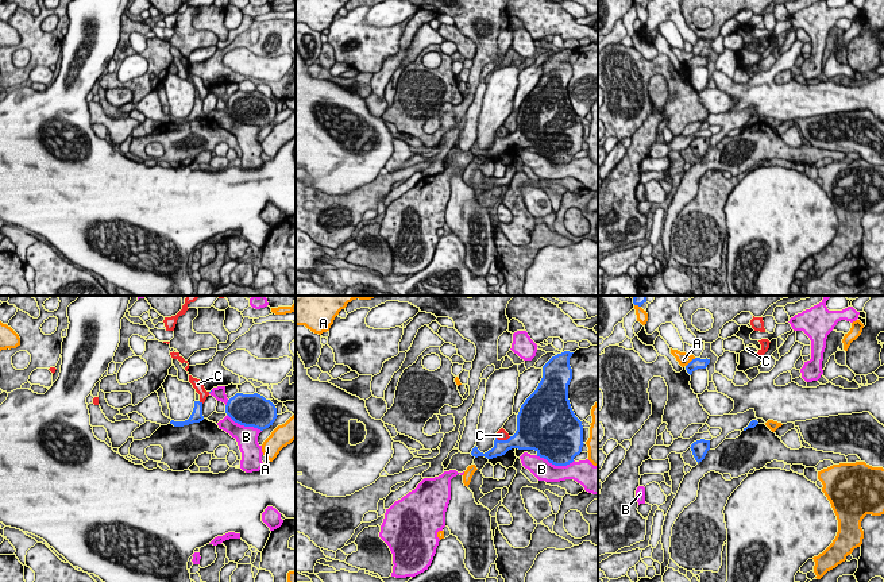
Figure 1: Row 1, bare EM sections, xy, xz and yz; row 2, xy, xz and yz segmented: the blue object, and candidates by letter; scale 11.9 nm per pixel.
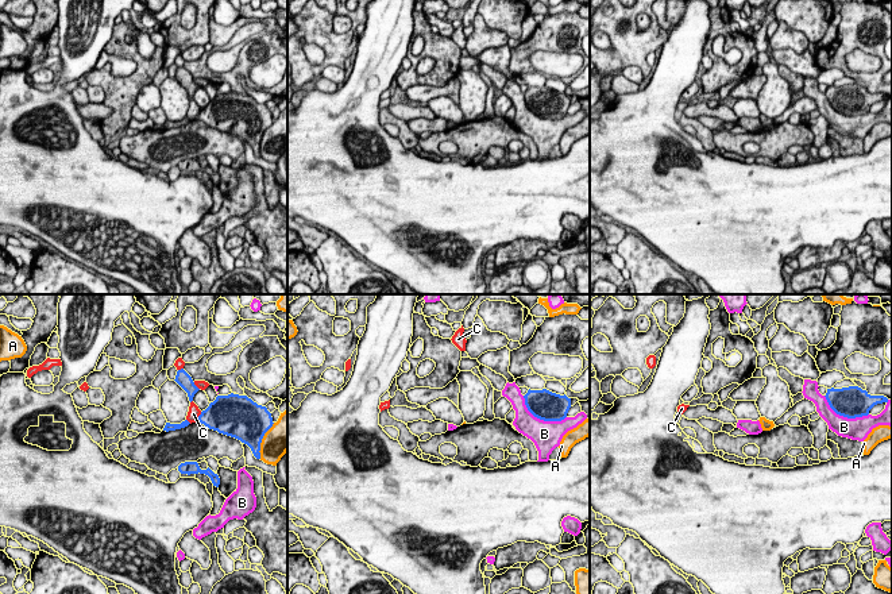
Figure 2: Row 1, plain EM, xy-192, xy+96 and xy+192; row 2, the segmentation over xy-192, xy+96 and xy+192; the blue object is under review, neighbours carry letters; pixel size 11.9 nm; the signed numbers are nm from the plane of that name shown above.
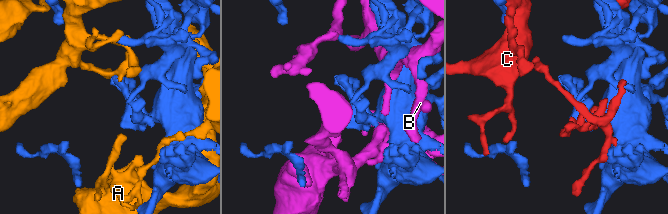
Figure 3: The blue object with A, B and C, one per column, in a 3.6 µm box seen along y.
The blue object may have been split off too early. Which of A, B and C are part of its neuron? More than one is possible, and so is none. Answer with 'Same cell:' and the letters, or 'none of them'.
Same cell: none of them

